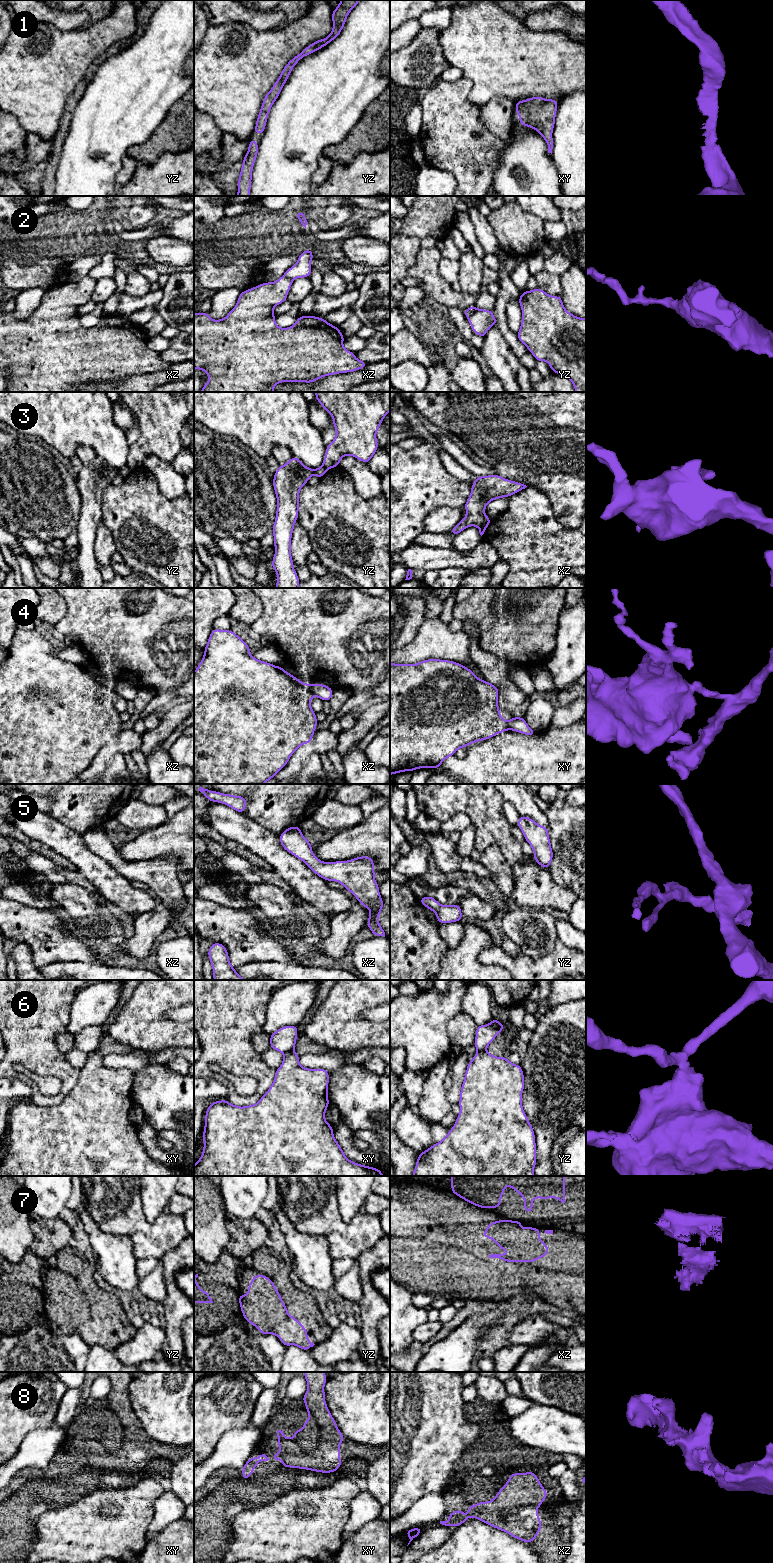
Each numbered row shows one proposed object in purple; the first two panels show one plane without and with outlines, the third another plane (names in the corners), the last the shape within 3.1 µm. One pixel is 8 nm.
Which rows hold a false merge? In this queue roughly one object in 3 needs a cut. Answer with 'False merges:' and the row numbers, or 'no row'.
False merges: 2, 3, 4, 5, 6, 7

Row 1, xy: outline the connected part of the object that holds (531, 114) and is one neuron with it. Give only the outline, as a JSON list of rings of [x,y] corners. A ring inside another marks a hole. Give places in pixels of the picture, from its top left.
[[[541,96],[515,102],[515,112],[519,115],[520,125],[533,128],[541,134],[547,143],[548,152],[551,154],[554,145],[552,133],[555,125],[557,103],[556,99],[546,100]]]

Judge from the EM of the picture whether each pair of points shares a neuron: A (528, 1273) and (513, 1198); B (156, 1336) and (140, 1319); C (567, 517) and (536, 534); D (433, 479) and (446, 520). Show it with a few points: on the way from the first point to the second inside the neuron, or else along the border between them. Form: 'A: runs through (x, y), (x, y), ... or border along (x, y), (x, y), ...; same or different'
A: border along (506, 1218), (515, 1221); different
B: border along (146, 1320), (137, 1329); different
C: border along (548, 500), (554, 517), (565, 527), (574, 529); different
D: border along (459, 508), (435, 508), (423, 522); different

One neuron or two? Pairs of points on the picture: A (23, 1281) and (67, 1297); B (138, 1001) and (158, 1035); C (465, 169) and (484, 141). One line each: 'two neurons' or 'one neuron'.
A: two neurons
B: one neuron
C: one neuron

